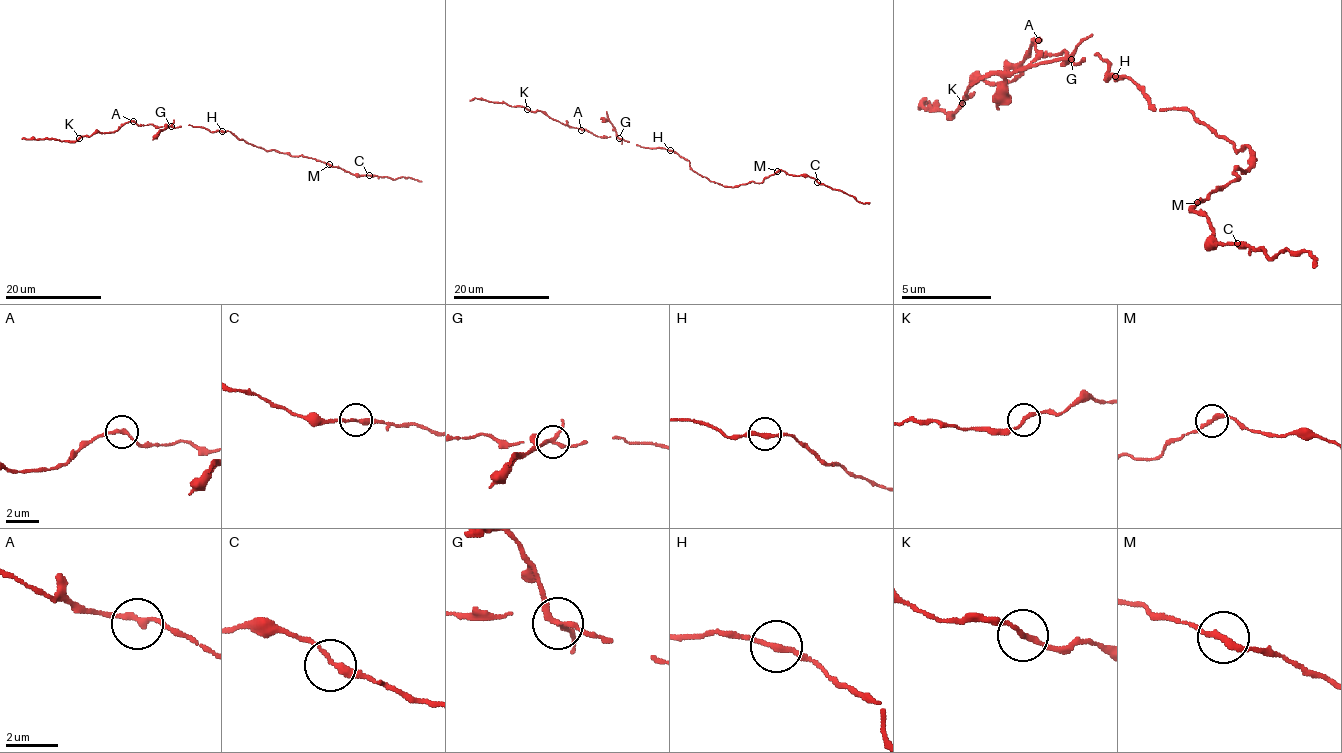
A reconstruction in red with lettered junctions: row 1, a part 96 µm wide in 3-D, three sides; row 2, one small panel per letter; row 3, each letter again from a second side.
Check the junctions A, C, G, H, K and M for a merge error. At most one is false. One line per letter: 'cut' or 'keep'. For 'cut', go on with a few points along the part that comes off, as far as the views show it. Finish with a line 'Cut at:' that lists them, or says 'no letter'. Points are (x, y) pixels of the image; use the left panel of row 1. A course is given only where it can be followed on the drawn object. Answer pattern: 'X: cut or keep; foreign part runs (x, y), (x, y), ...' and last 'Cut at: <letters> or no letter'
A: keep
C: keep
G: cut; foreign part runs (171, 126), (152, 139)
H: keep
K: keep
M: keep
Cut at: G

